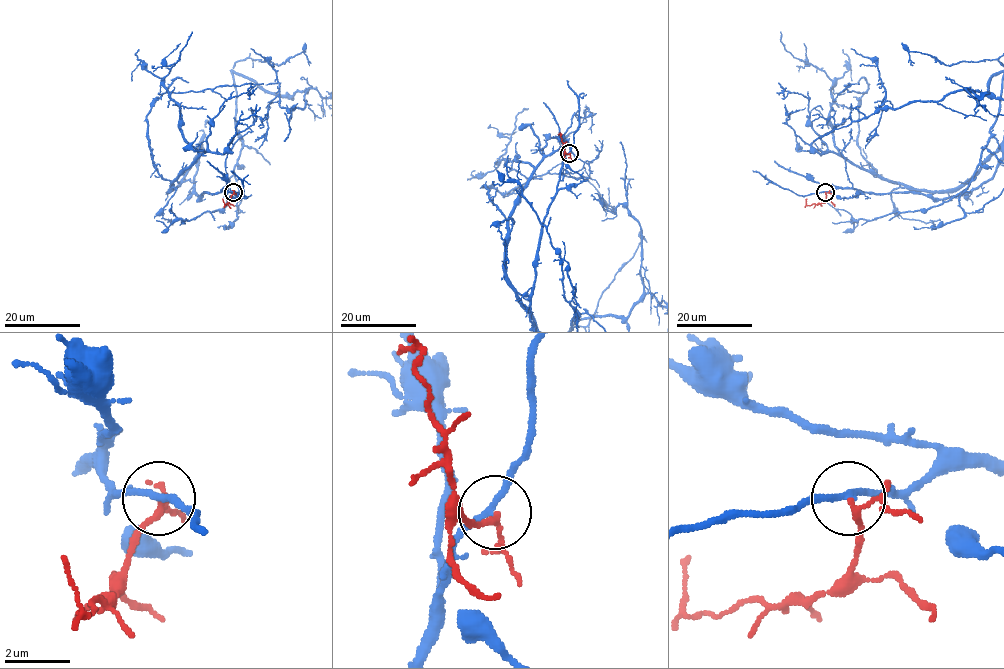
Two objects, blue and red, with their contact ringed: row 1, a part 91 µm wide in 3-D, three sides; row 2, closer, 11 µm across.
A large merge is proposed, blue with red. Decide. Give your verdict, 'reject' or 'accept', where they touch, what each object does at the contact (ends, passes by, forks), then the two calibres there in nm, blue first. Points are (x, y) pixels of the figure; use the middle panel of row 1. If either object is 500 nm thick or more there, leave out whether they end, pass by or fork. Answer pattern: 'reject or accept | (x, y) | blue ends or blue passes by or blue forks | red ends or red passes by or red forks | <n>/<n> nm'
reject | (569, 153) | blue passes by | red passes by | 180/140 nm

